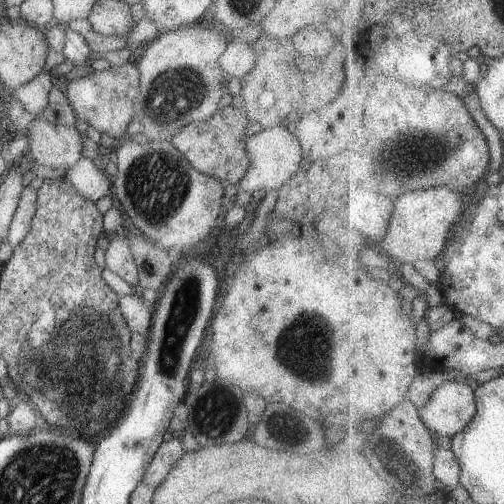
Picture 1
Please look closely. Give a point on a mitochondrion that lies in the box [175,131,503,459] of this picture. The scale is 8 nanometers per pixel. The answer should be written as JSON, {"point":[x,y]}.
{"point":[303,346]}

